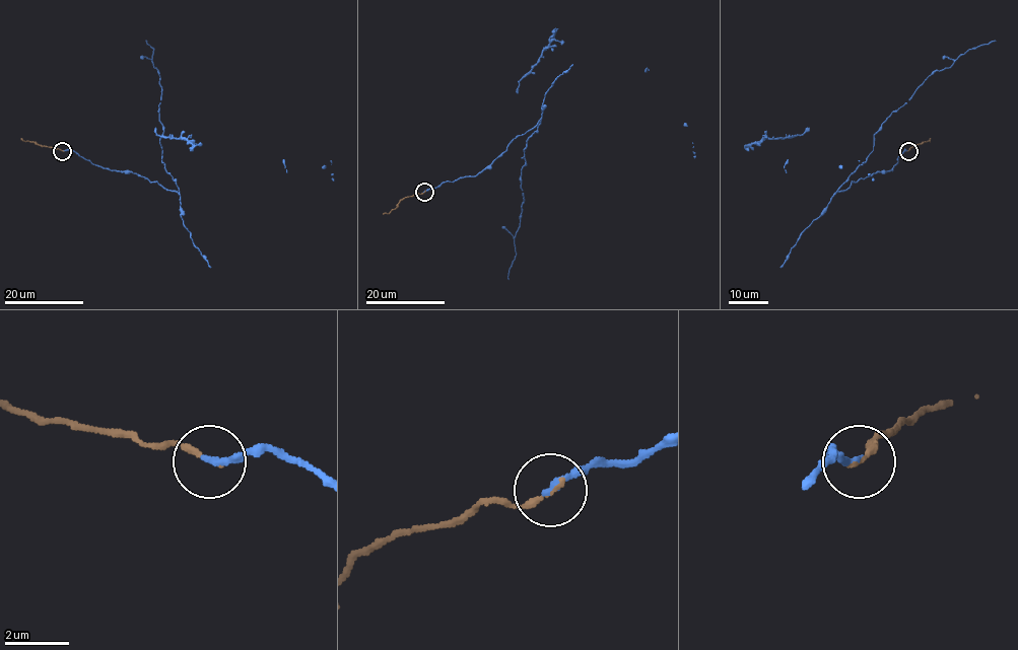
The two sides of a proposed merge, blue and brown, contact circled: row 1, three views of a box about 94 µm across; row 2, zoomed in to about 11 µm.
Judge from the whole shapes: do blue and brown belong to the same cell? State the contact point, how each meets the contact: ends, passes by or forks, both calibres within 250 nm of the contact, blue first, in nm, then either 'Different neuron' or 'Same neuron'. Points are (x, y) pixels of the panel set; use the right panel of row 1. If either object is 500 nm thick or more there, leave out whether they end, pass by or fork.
Place: (908, 151). At the ring blue ends. At the ring brown ends. Thickness 240 nm (blue) against 170 nm. Same neuron

